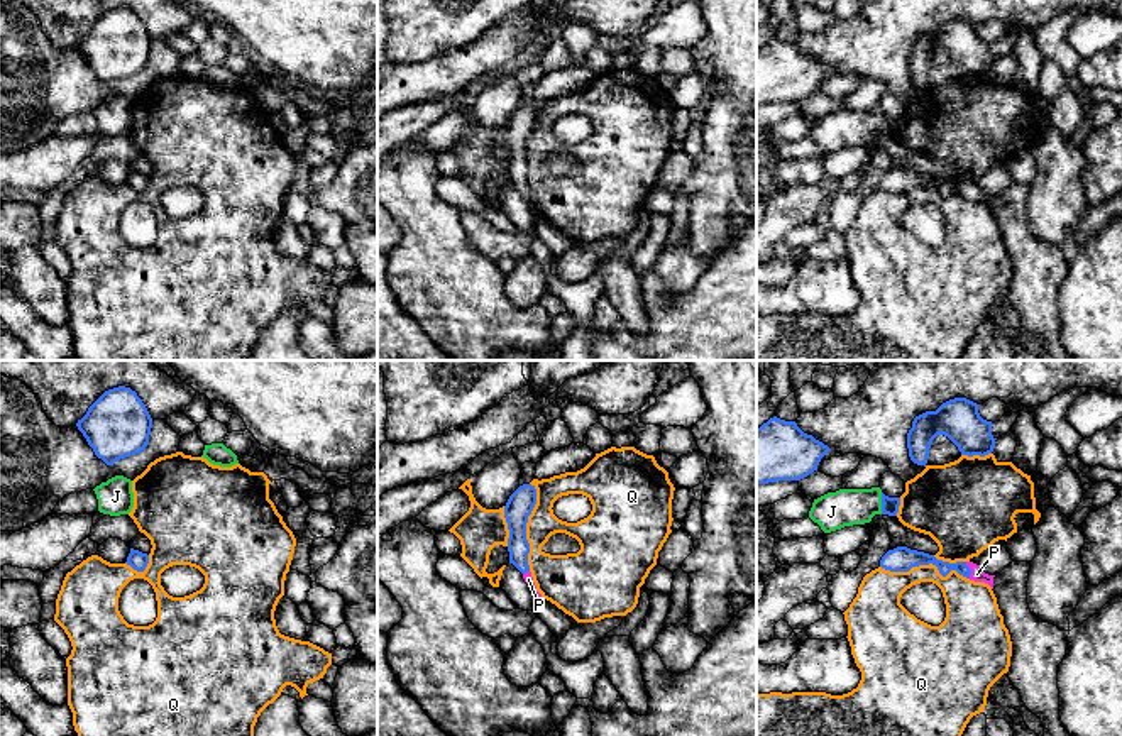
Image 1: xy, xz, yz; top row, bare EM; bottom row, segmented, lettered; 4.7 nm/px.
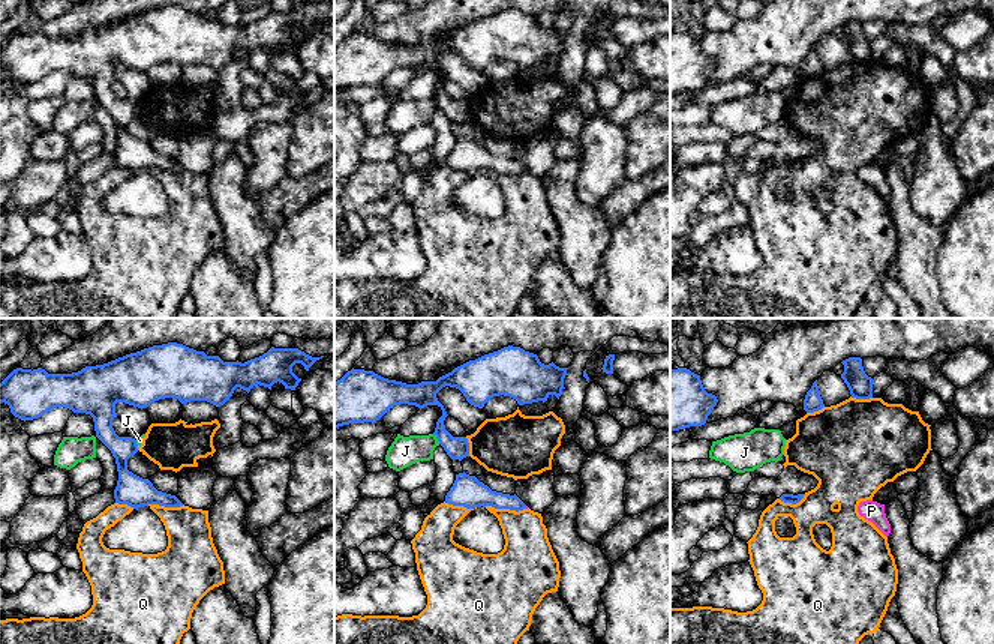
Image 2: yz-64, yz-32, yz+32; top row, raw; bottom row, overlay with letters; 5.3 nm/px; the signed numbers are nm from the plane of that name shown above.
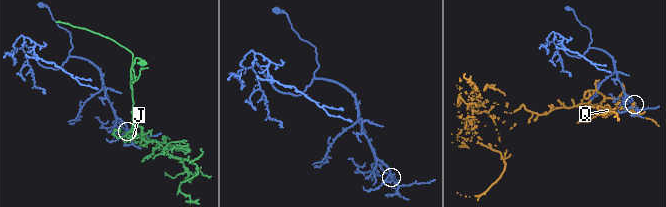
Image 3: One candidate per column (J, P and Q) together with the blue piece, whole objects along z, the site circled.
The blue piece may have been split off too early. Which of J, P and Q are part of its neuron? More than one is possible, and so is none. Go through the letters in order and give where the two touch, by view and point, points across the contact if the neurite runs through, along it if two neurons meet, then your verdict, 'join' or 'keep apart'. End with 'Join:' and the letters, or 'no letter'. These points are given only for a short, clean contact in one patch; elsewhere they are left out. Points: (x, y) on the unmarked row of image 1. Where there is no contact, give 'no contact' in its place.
J: yz (882, 124) | along yz (880, 114), (882, 134) | keep apart
P: yz (970, 192) | across yz (919, 178), (970, 192), (977, 195) | join
Q: yz (926, 185) | keep apart
Join: P

